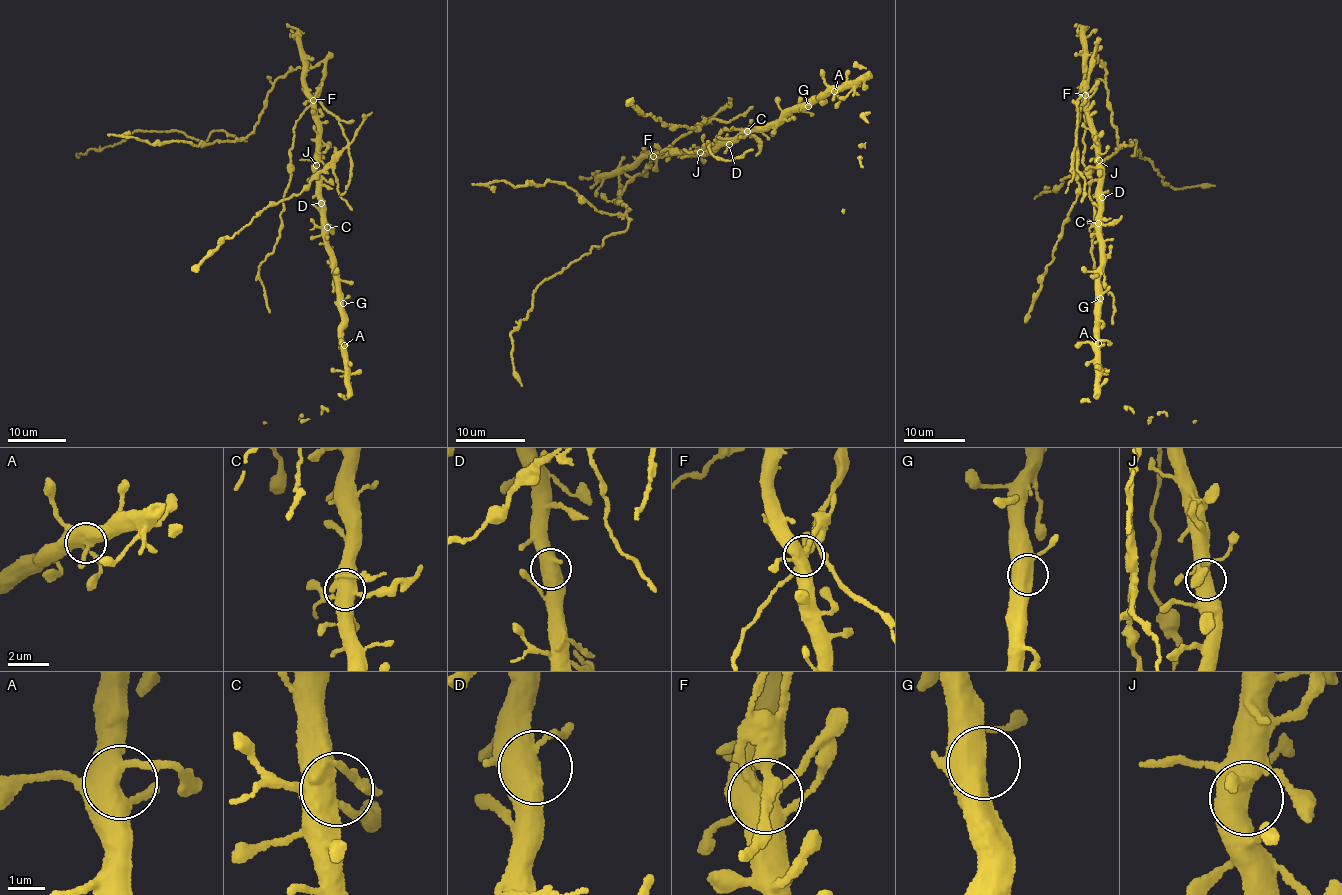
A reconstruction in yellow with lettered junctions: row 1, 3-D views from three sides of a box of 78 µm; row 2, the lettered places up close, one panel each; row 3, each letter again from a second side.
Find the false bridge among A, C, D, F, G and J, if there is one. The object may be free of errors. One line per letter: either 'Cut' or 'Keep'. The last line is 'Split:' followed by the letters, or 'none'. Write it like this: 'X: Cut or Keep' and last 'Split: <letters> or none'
A: Keep
C: Keep
D: Keep
F: Cut
G: Keep
J: Keep
Split: F

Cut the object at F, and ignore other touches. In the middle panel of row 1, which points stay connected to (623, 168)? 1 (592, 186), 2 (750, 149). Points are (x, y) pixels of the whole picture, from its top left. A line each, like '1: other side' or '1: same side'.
1: same side
2: other side

